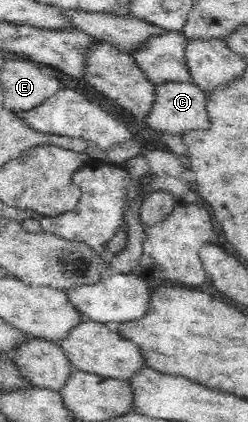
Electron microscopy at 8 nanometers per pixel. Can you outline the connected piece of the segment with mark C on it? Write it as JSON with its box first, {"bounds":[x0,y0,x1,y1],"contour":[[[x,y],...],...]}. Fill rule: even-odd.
{"bounds":[145,81,207,134],"contour":[[[165,81],[163,83],[154,84],[154,94],[155,97],[151,109],[147,112],[145,117],[146,123],[153,129],[158,132],[164,131],[172,134],[179,134],[187,130],[191,131],[207,127],[207,93],[192,81]]]}

